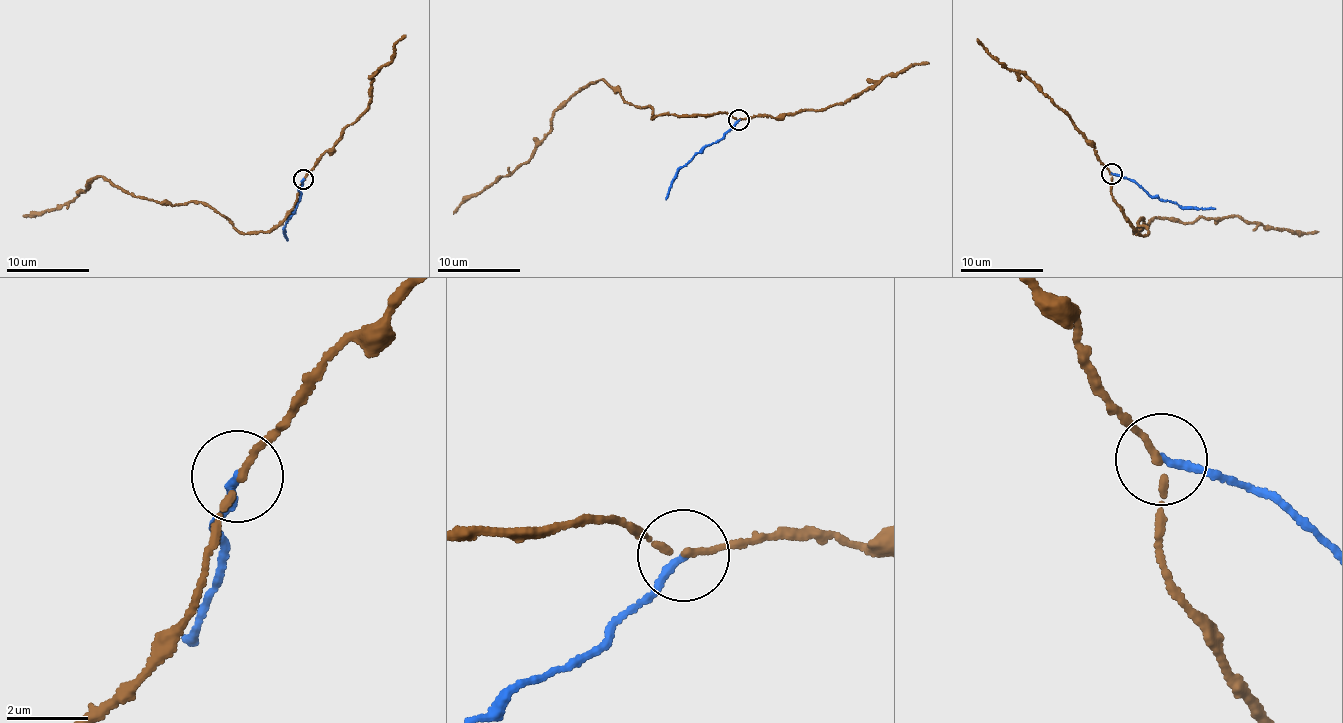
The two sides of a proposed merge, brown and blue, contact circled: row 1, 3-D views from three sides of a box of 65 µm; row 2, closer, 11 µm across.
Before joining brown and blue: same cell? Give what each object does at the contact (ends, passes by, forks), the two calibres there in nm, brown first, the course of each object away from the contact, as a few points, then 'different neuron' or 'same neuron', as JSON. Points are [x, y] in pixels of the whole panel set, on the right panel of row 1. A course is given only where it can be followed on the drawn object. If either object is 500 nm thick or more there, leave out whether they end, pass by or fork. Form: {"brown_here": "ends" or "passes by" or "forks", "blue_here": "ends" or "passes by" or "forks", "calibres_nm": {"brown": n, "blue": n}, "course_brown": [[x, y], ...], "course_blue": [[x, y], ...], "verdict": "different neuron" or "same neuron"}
{"brown_here": "passes by", "blue_here": "ends", "calibres_nm": {"brown": 150, "blue": 180}, "course_brown": [[1111, 173], [1112, 194], [1144, 236], [1142, 217], [1139, 233], [1158, 218], [1235, 215], [1297, 234], [1318, 232]], "course_blue": [[1111, 173], [1129, 178], [1152, 195], [1181, 206], [1215, 209]], "verdict": "different neuron"}

